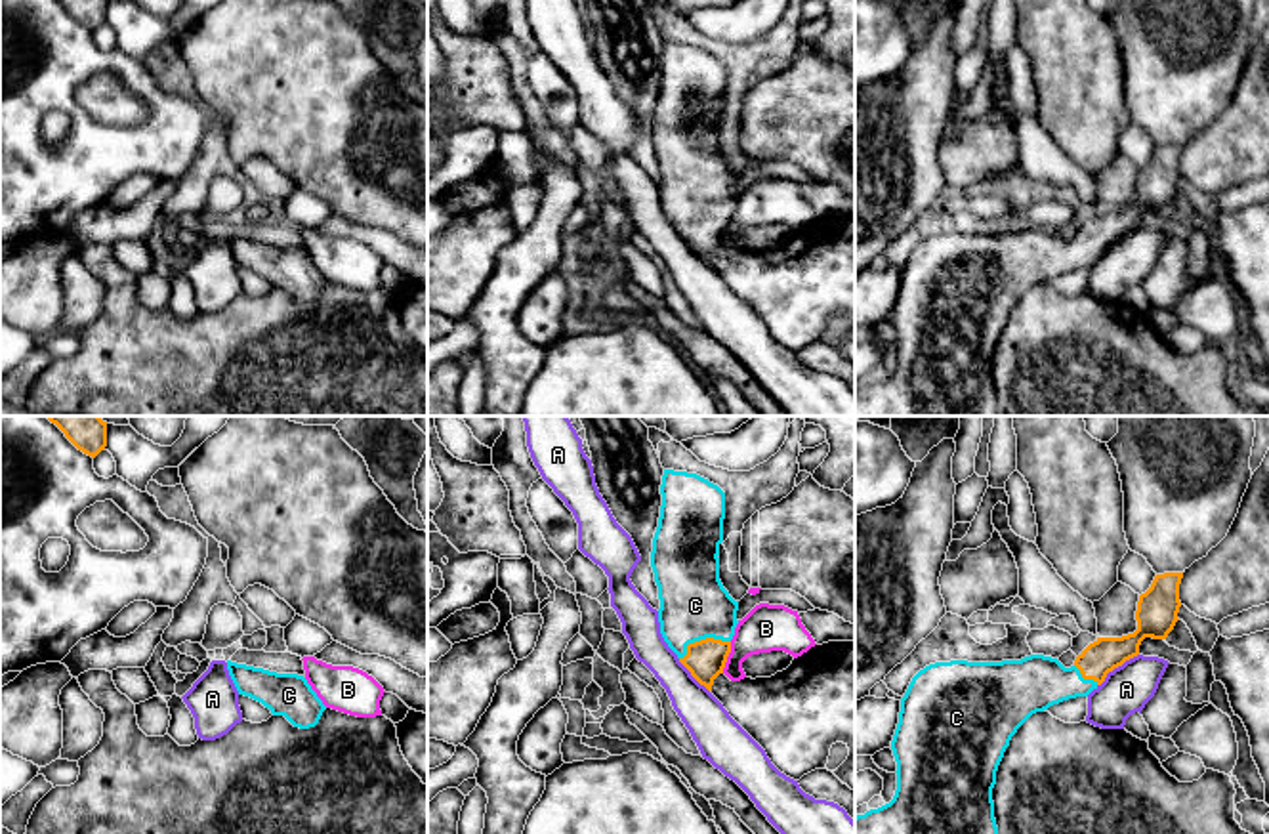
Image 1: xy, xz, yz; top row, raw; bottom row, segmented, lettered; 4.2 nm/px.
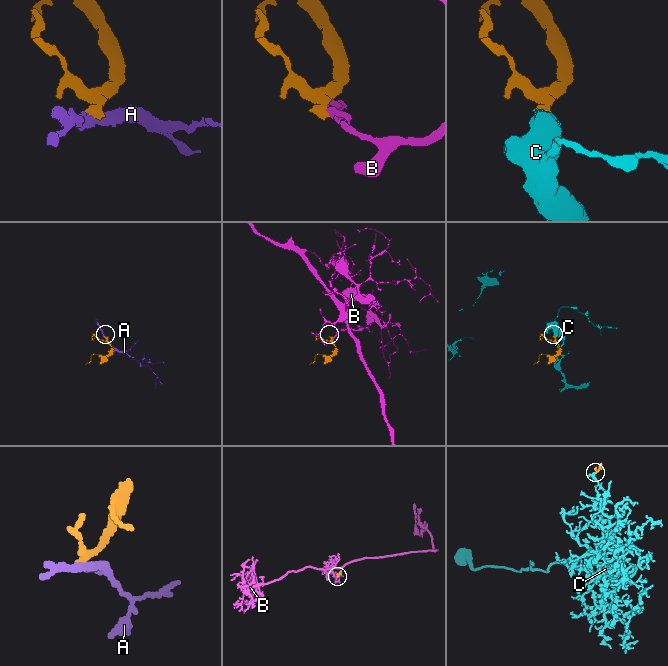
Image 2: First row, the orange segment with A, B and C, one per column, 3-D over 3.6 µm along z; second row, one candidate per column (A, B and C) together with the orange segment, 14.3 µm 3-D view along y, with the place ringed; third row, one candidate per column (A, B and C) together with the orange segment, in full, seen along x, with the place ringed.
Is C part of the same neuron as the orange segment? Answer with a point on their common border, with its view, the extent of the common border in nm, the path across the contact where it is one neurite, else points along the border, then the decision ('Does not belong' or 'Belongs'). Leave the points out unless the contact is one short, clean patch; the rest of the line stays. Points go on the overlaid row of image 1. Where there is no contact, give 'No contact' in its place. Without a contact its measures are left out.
Touches orange at xz (701, 640). Shared border 240 nm. Path across: xz (705, 659), (701, 640), (695, 605). Belongs

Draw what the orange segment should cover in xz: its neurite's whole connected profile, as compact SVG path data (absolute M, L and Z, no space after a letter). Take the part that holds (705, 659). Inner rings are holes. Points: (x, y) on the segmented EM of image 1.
M664 469L660 494L651 552L660 634L691 676L712 691L739 624L739 601L719 580L725 492L697 473Z

